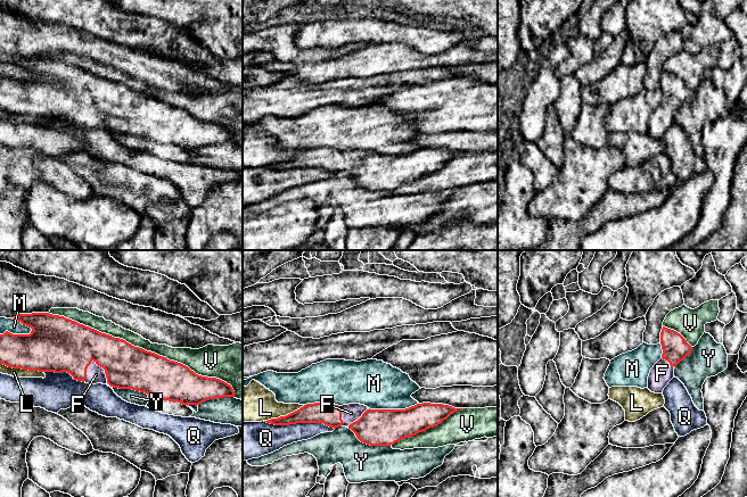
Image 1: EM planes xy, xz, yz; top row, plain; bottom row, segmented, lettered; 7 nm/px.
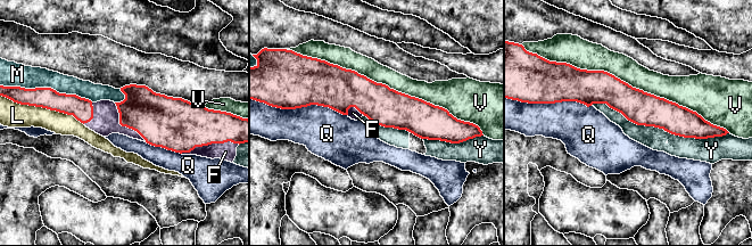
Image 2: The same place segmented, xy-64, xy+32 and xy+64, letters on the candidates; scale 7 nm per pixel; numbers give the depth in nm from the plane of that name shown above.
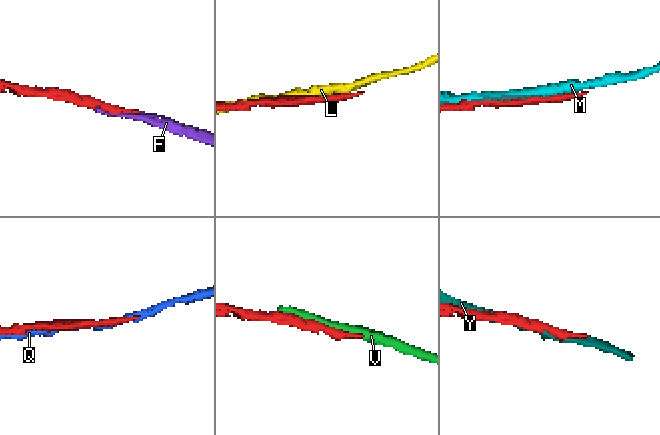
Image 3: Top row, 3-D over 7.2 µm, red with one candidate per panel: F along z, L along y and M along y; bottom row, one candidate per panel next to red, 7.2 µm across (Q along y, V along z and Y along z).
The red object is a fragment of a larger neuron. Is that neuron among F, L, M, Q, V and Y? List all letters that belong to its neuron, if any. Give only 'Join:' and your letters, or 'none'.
Join: F

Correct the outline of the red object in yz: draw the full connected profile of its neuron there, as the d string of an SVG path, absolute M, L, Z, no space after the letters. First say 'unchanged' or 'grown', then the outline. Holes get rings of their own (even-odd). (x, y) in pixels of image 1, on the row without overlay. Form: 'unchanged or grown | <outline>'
grown | M663 72L660 77L662 103L650 115L648 134L662 139L674 123L675 111L691 99L692 92L676 76Z

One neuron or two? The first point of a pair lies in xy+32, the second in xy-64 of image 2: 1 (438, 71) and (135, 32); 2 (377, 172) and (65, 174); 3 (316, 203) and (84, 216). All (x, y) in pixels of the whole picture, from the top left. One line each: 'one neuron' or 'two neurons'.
1: two neurons
2: two neurons
3: one neuron

